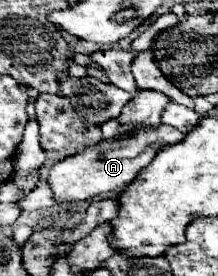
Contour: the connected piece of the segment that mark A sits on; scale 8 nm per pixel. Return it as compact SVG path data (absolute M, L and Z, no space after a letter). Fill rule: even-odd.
M159 124L159 126L135 126L125 136L103 140L99 146L89 146L87 150L67 156L65 160L57 162L51 168L49 184L53 190L53 196L57 202L71 202L71 200L89 200L93 196L123 190L131 180L137 176L139 170L143 170L153 156L167 144L177 144L183 140L185 134L175 130L173 126ZM113 142L113 146L109 144Z

